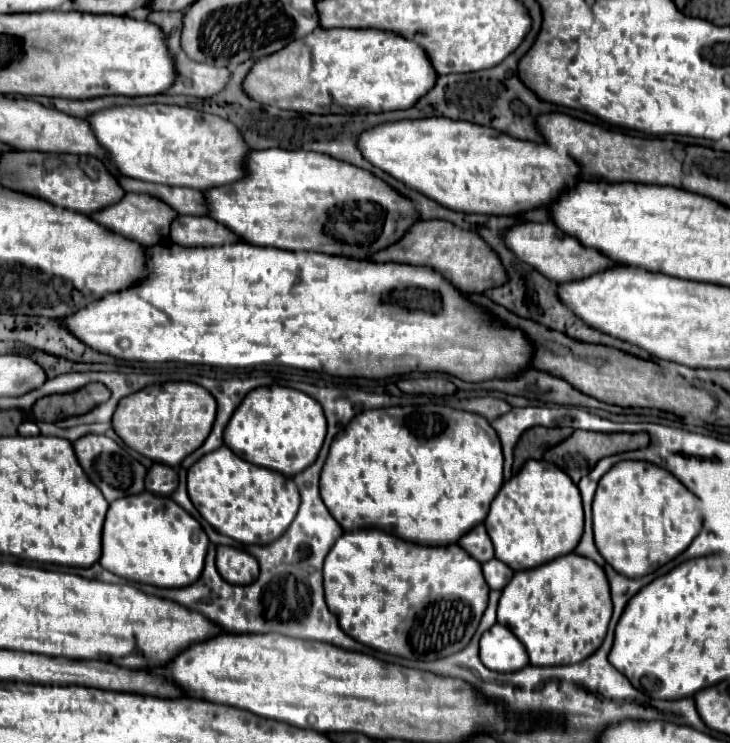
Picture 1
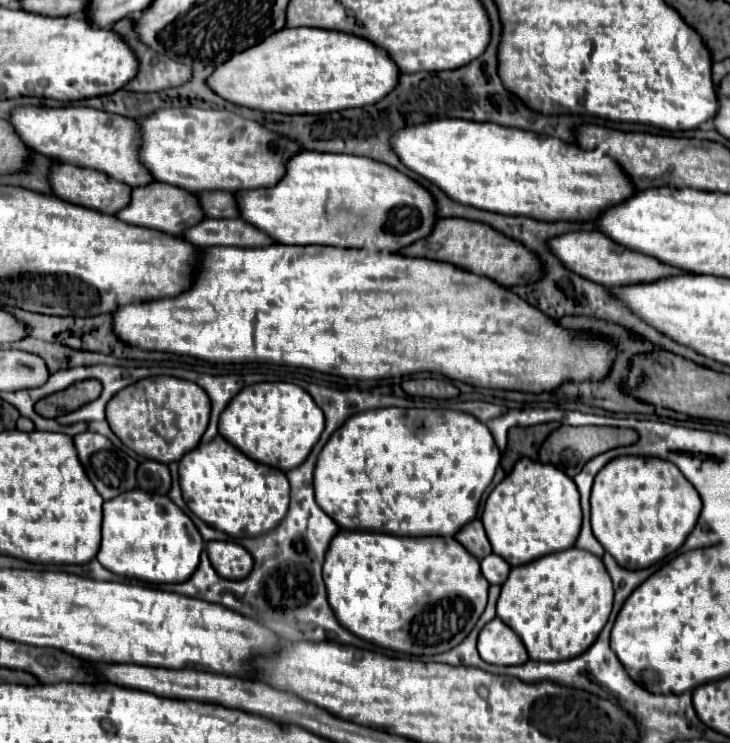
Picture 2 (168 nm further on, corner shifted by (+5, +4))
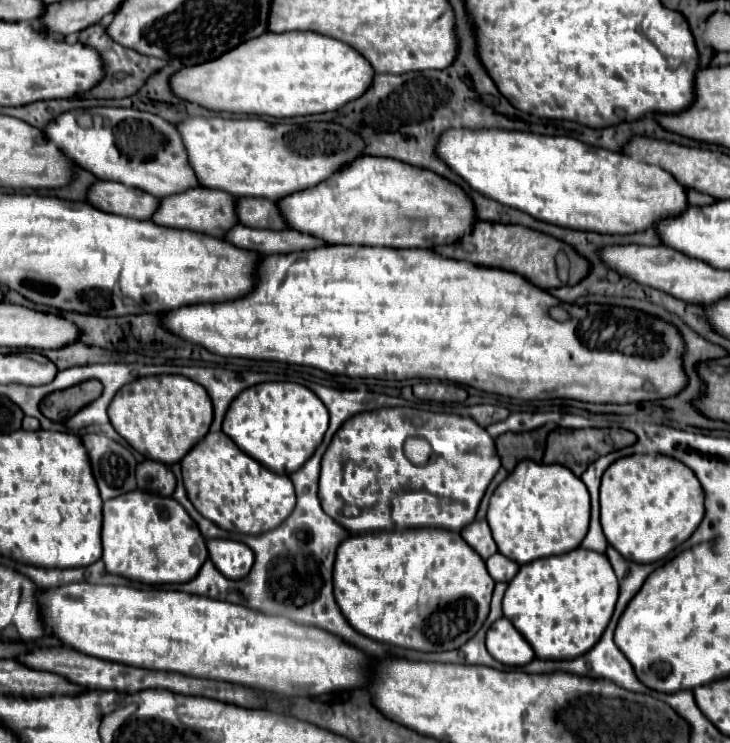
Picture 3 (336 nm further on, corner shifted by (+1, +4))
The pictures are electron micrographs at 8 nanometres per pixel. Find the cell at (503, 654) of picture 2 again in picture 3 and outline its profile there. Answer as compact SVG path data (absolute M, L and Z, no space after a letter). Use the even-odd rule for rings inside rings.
M506 617L498 619L486 633L486 649L488 653L500 661L502 665L522 667L534 659L534 651L530 643L506 621Z

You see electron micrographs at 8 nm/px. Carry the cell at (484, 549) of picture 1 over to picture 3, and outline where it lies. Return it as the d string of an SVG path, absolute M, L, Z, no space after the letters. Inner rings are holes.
M472 521L470 525L466 525L466 529L460 531L464 541L482 557L482 559L488 559L490 555L494 555L498 549L496 549L496 543L490 535L490 527L486 521Z

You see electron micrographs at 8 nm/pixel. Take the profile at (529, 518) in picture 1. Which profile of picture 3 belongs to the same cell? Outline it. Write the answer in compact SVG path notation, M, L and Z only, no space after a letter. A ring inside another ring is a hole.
M524 459L490 497L488 525L498 551L518 565L562 555L580 547L588 533L590 495L586 485L562 465L542 465Z

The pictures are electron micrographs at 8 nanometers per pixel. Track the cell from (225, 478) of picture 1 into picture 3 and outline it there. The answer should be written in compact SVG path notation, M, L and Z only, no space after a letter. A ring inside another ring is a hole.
M208 433L182 459L182 477L188 499L206 519L232 533L260 535L278 527L294 509L296 495L288 475L278 475L240 451L230 437Z

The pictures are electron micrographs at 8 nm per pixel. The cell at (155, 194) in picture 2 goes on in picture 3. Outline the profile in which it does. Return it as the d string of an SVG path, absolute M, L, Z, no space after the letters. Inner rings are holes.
M198 187L162 197L158 209L152 215L152 221L156 225L188 229L188 231L210 235L210 237L222 237L230 227L238 223L238 219L234 217L234 197L230 197L228 193L218 193L218 189L210 191L210 189L198 189Z

